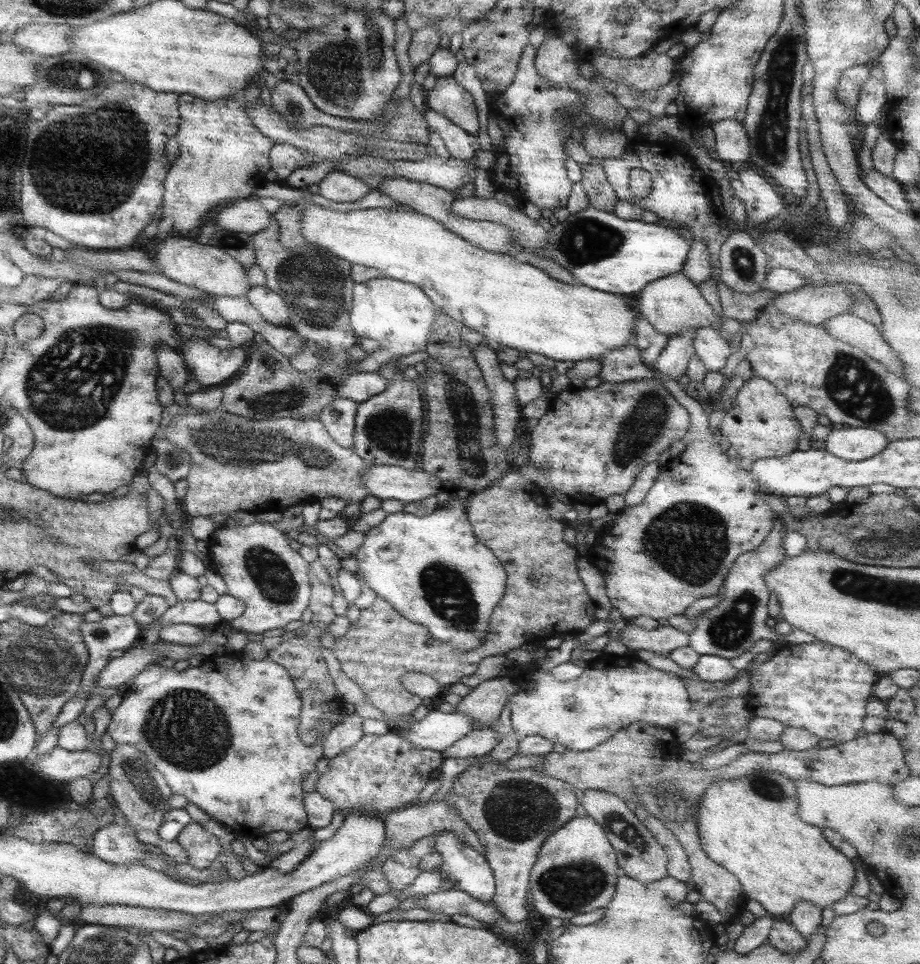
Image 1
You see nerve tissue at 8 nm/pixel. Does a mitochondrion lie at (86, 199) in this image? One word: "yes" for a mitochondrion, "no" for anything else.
yes

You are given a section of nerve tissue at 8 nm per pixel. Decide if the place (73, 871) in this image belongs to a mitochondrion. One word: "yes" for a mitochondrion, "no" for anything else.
no

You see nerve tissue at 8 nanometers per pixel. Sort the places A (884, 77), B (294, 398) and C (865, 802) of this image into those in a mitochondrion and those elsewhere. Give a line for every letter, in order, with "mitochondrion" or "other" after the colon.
A: other
B: mitochondrion
C: other

